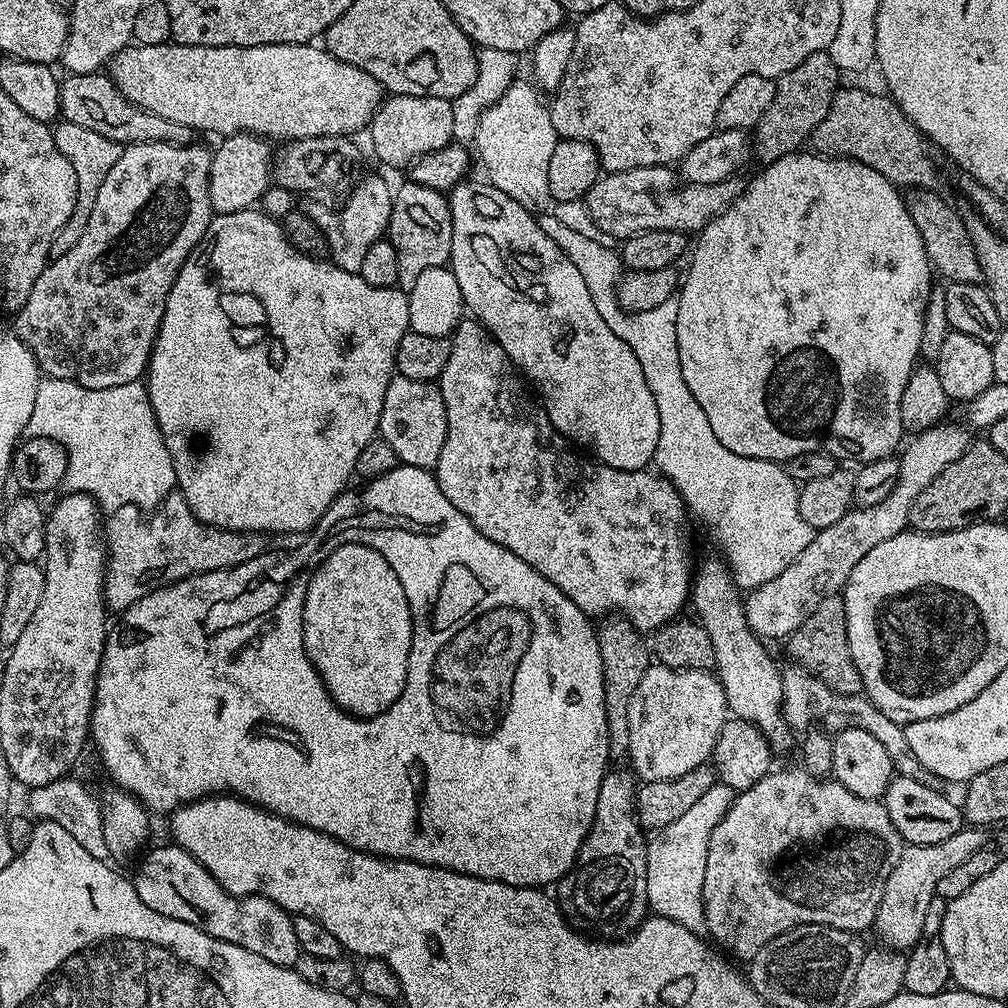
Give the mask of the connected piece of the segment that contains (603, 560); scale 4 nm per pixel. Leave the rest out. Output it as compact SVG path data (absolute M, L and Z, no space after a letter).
M462 319L452 332L450 339L452 341L450 362L446 362L446 370L442 370L438 381L442 402L446 402L446 422L448 423L446 442L442 442L442 454L438 454L438 462L434 469L434 475L442 494L446 494L446 498L454 502L457 510L466 514L466 518L474 522L478 531L486 538L490 538L490 542L498 542L498 546L510 550L510 554L518 554L522 562L530 562L530 566L534 566L534 570L538 570L542 578L554 582L554 586L558 586L558 590L562 590L562 594L566 594L566 598L570 598L570 602L574 602L574 606L578 606L578 610L582 610L589 618L603 618L609 614L619 614L630 621L641 634L652 634L663 624L671 624L683 613L680 611L689 603L694 575L694 564L688 561L688 540L684 537L684 523L687 522L689 513L686 511L686 505L684 499L680 497L679 490L672 485L671 480L655 471L618 470L601 464L595 459L585 458L579 451L569 447L564 437L550 422L548 415L544 413L543 407L530 395L525 381L521 379L517 368L510 362L506 350L502 350L499 342L492 339L492 335L484 329L484 325L479 320Z

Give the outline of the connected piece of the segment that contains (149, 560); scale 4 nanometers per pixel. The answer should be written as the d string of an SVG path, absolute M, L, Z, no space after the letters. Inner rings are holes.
M179 490L169 492L168 497L149 512L133 504L118 506L113 512L107 513L102 527L107 556L104 569L104 602L107 611L116 612L115 614L123 614L130 606L134 606L134 602L168 584L194 574L242 566L242 562L250 562L250 558L258 558L266 550L265 533L235 532L210 526L192 513L186 498Z

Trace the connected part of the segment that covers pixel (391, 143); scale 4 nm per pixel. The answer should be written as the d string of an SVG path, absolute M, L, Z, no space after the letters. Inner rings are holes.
M394 96L381 100L380 109L372 116L372 148L384 164L407 169L420 156L453 143L452 101L437 96Z

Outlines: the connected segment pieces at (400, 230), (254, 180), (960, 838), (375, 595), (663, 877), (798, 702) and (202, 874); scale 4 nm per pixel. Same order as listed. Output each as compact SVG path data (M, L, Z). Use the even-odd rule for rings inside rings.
M411 182L397 187L392 197L392 213L386 236L398 253L399 287L409 290L417 281L418 274L451 261L452 220L447 195L432 190L430 186L418 186Z
M236 132L223 137L212 152L208 175L210 206L216 214L234 214L259 205L262 194L274 180L274 148L263 136L249 136ZM272 148L273 152L272 152Z
M965 826L942 842L933 844L909 844L898 858L898 866L886 878L886 890L882 890L882 902L878 906L874 932L881 936L883 943L893 950L911 950L920 940L922 926L926 926L926 910L936 897L936 887L949 870L966 862L970 854L986 847L985 829L980 826Z
M361 544L340 546L313 571L304 599L304 649L330 698L343 712L367 718L386 711L406 686L411 645L412 615L406 590L378 550Z
M717 782L682 817L651 839L647 852L647 898L648 907L655 915L670 918L670 922L678 922L678 926L686 926L691 932L699 933L704 928L702 885L710 834L735 797L732 788Z
M799 666L791 667L788 669L785 667L781 671L780 677L782 678L782 710L784 711L784 720L793 733L803 733L815 724L823 726L832 734L847 728L866 730L866 734L872 735L886 750L886 754L890 754L890 762L893 769L899 775L914 778L934 790L943 792L955 804L963 805L965 785L960 782L945 783L945 781L939 780L937 776L925 770L922 762L918 762L918 758L914 758L914 754L906 742L906 734L903 727L893 722L890 718L886 718L886 714L882 714L882 710L878 710L872 705L867 696L863 694L847 696L846 694L832 692L830 686L826 686L817 676L813 676L805 668Z
M168 842L165 848L156 848L150 852L139 861L140 869L134 875L138 898L142 898L142 902L146 902L150 910L166 914L166 918L199 924L206 934L222 942L242 946L242 950L250 950L250 954L258 954L266 958L266 962L274 962L274 966L295 969L302 953L298 946L298 937L294 935L294 919L285 908L270 902L265 896L231 896L185 848L179 848L174 842Z

